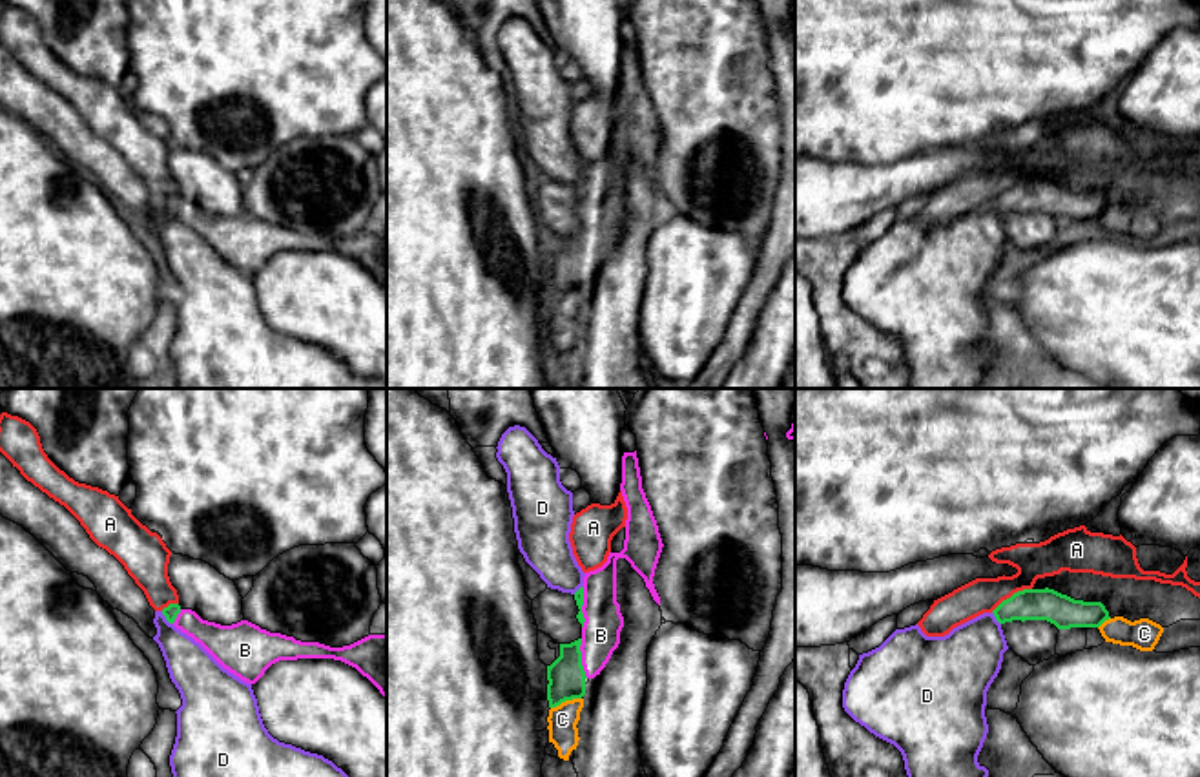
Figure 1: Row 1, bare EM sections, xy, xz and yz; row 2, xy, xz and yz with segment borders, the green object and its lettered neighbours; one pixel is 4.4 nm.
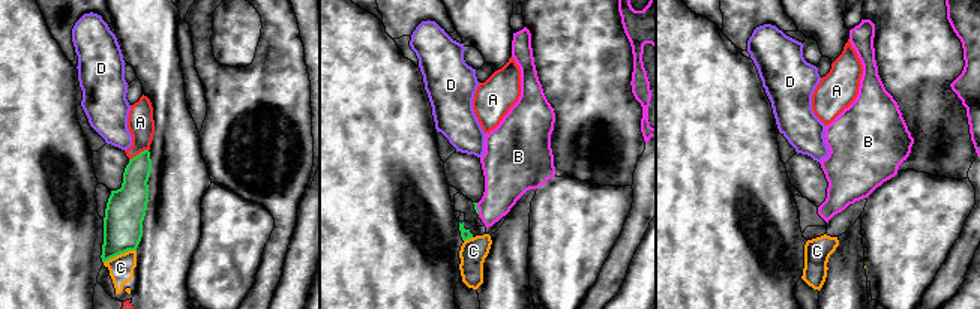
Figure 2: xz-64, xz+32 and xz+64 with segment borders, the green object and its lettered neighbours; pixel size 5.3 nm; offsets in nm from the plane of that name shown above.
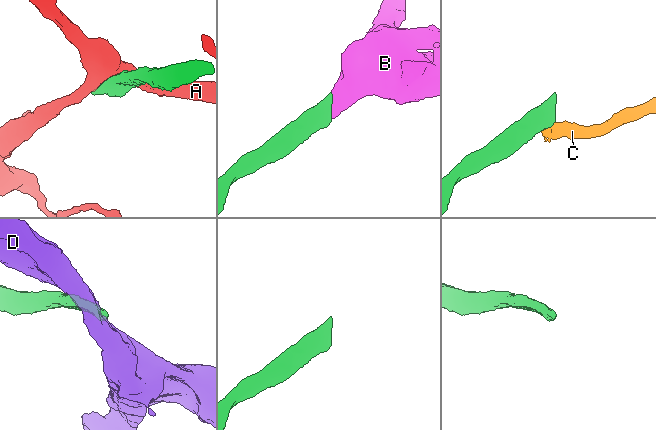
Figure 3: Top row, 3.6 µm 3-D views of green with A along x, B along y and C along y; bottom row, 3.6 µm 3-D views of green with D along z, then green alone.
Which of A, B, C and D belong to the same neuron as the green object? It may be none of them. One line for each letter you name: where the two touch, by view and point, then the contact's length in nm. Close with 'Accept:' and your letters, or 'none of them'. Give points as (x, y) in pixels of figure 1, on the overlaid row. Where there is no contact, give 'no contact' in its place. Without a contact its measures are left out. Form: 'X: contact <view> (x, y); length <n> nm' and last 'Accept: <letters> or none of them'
B: contact xz (580, 608); length 180 nm
Accept: B

